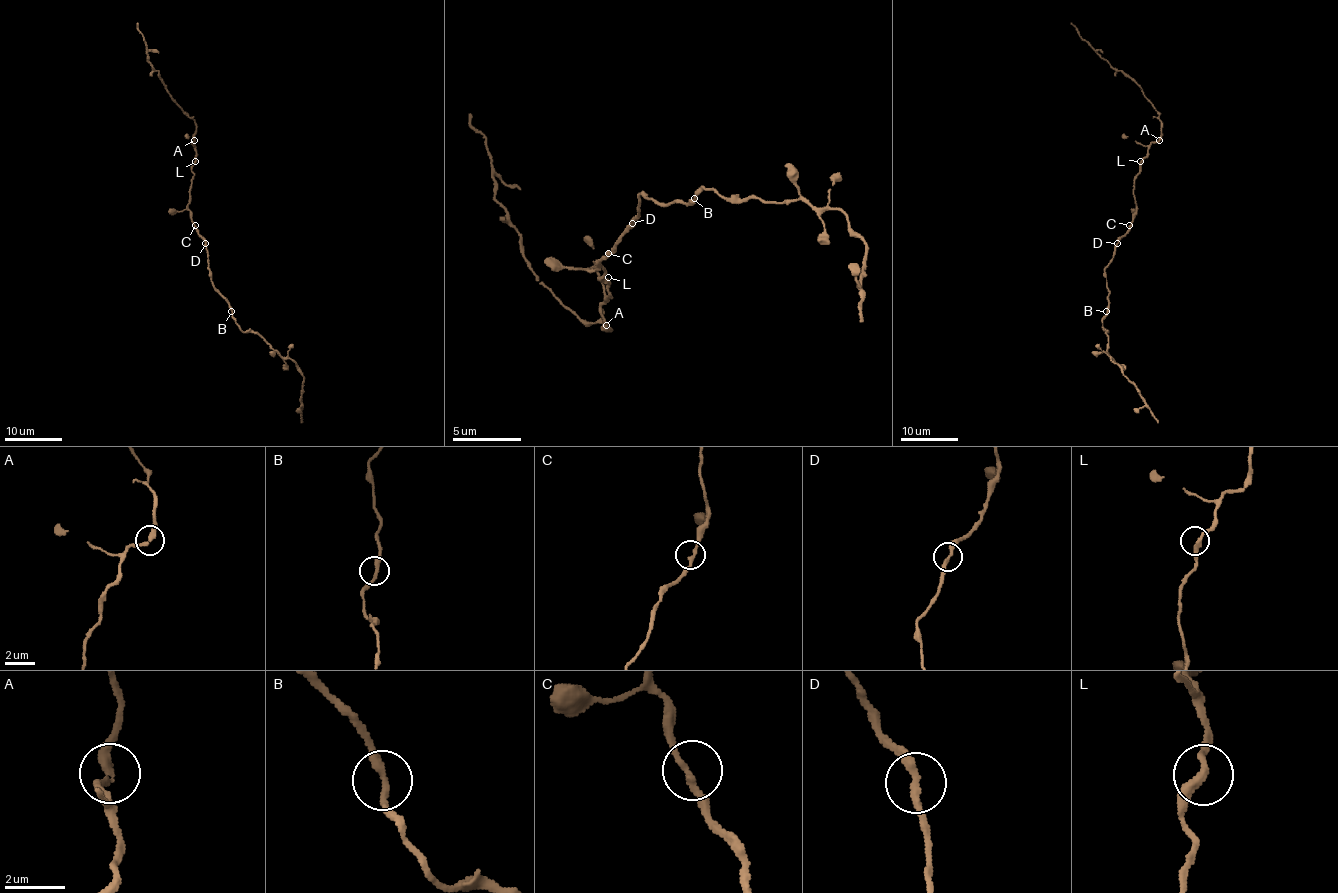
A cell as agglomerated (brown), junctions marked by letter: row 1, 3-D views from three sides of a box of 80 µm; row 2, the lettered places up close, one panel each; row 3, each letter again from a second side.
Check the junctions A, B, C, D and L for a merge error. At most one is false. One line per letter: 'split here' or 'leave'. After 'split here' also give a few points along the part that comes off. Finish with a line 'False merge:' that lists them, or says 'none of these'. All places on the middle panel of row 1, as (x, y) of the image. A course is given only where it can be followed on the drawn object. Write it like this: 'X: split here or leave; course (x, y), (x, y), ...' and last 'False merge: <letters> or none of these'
A: leave
B: leave
C: leave
D: leave
L: leave
False merge: none of these

